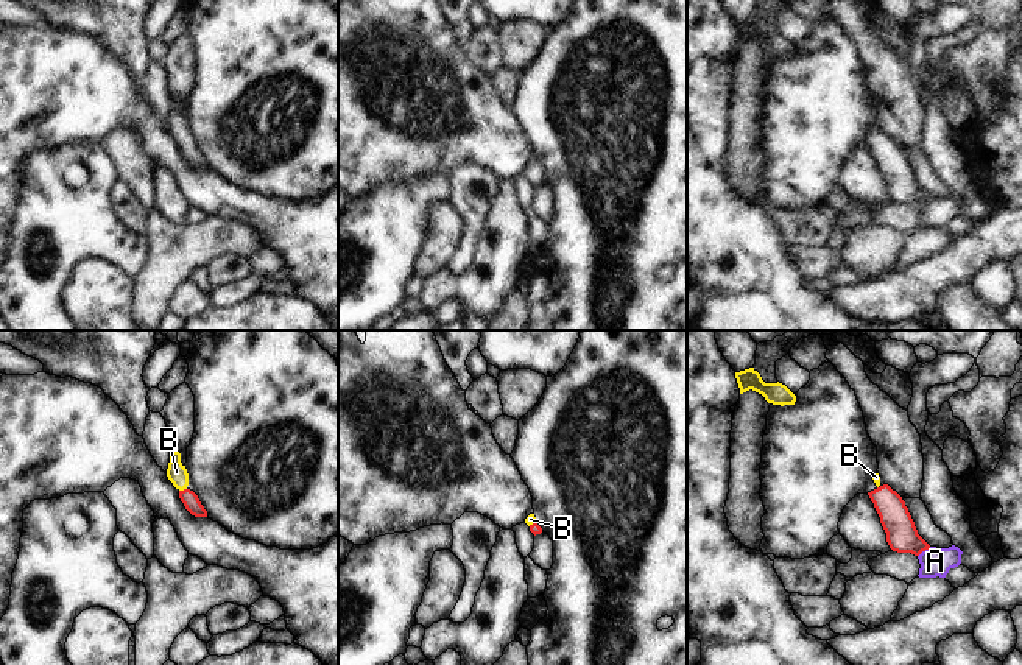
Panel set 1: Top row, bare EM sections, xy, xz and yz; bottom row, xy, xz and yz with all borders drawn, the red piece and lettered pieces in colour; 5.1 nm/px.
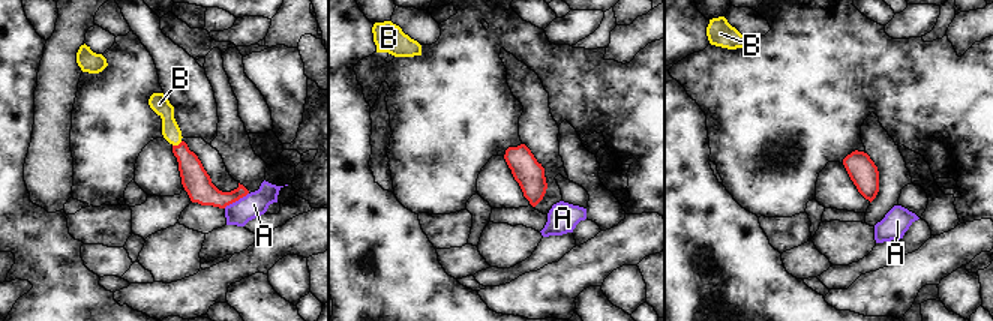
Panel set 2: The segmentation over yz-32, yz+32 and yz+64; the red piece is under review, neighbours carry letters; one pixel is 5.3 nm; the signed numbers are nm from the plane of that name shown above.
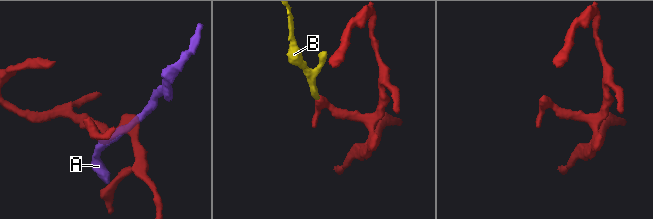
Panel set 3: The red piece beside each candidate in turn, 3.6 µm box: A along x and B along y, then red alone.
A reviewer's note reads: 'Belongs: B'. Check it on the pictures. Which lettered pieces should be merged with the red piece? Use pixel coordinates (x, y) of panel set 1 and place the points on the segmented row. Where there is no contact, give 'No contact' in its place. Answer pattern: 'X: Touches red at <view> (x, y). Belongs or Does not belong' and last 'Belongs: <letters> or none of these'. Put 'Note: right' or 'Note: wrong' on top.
Note: right
A: Touches red at yz (924, 550). Does not belong
B: Touches red at xy (184, 489). Belongs
Belongs: B

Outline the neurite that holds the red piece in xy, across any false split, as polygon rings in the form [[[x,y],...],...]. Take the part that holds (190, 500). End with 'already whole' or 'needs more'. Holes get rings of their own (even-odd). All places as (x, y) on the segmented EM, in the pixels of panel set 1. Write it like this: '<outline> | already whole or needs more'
[[[170,452],[167,477],[173,483],[173,486],[179,491],[179,498],[184,503],[185,509],[195,517],[207,517],[207,511],[201,505],[198,495],[187,487],[189,473],[185,466],[181,463],[179,452]]] | needs more

